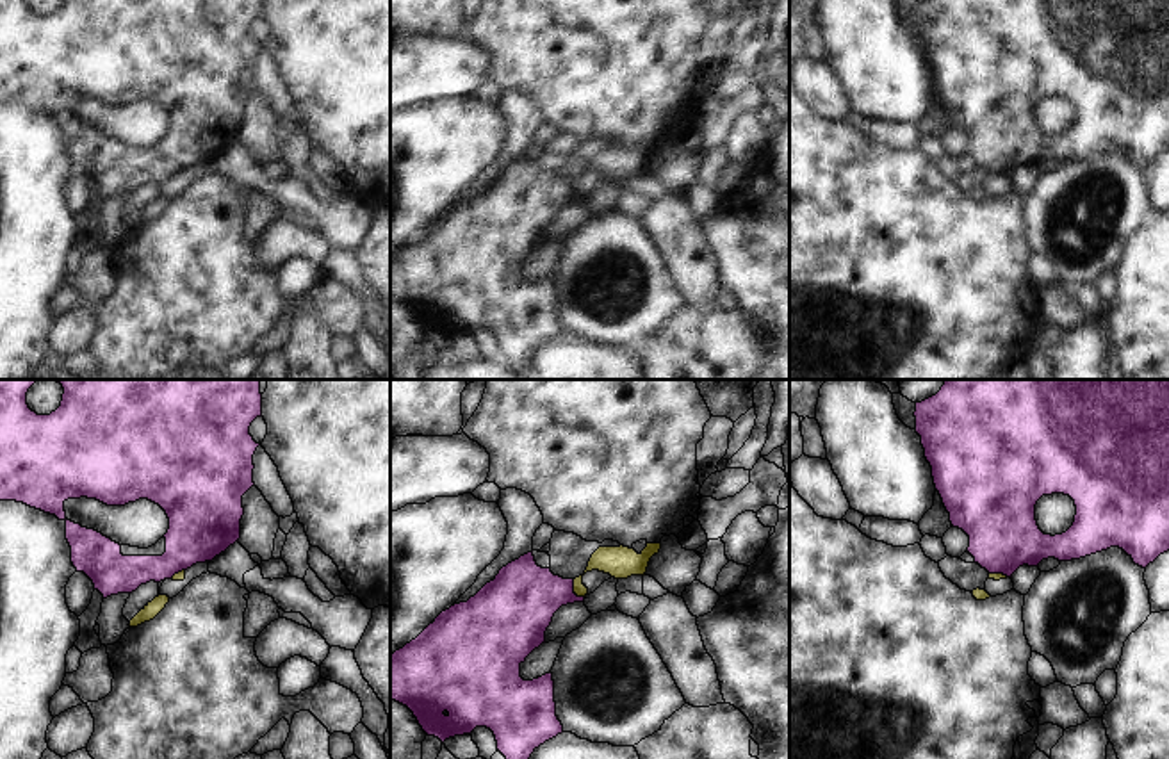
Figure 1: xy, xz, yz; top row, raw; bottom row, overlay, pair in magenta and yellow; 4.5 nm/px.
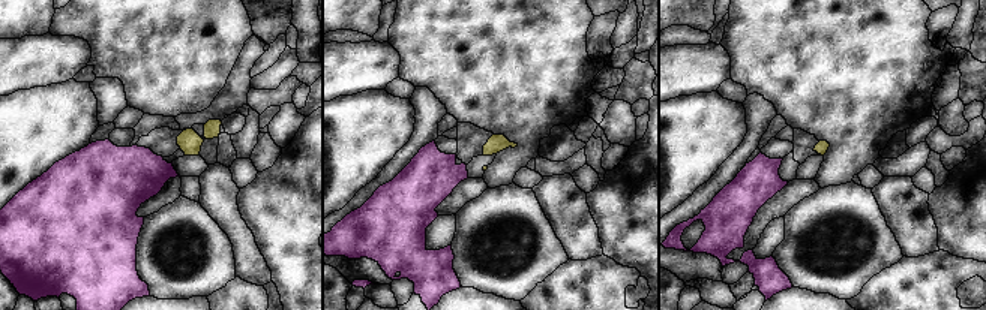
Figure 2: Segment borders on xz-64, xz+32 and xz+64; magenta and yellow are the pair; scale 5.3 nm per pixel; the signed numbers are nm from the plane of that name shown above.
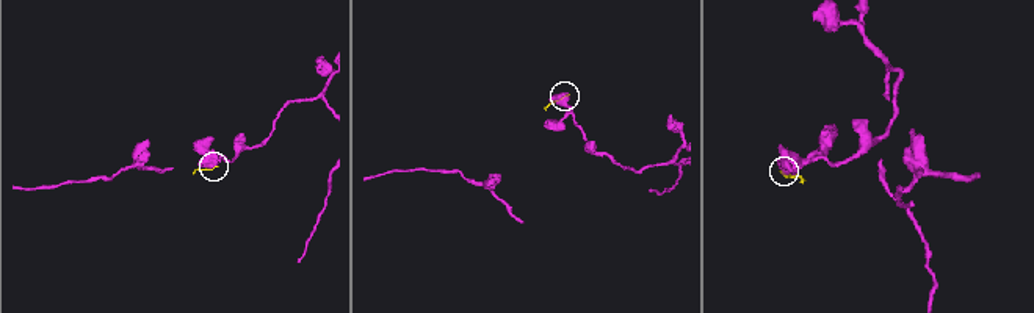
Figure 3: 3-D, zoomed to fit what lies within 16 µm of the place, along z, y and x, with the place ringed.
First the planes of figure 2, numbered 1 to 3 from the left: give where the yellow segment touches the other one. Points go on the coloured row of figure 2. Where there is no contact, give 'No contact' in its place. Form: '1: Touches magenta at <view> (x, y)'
1: No contact
2: No contact
3: No contact.

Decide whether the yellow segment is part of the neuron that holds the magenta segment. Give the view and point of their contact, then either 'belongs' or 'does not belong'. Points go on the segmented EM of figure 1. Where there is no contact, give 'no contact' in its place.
xz (572, 590) | does not belong

